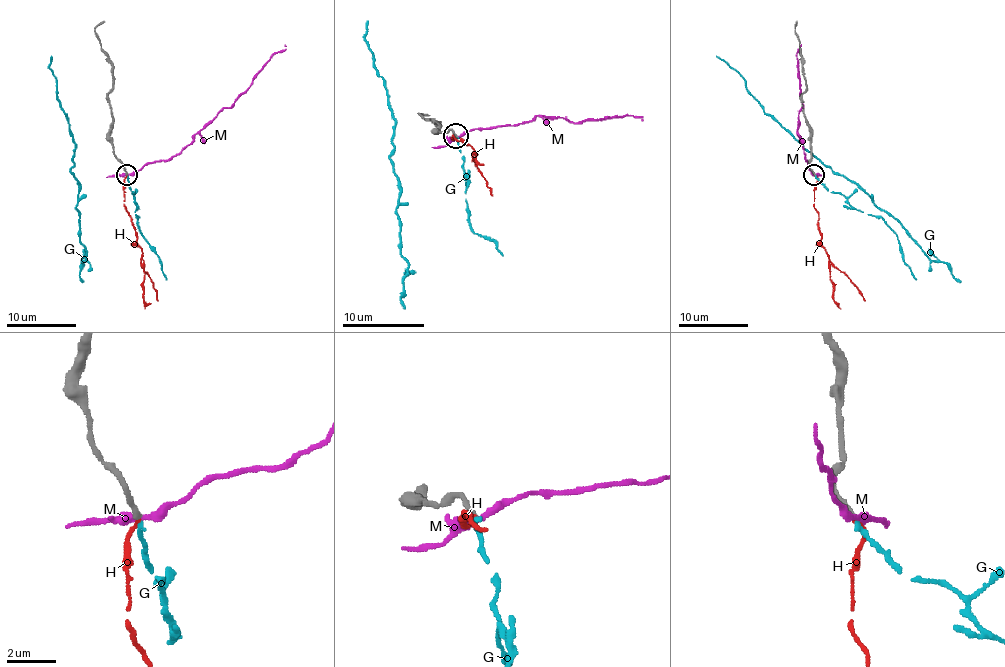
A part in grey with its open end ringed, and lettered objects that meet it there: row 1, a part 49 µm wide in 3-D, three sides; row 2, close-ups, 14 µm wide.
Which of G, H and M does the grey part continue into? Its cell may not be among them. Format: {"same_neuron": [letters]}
{"same_neuron": ["G"]}

